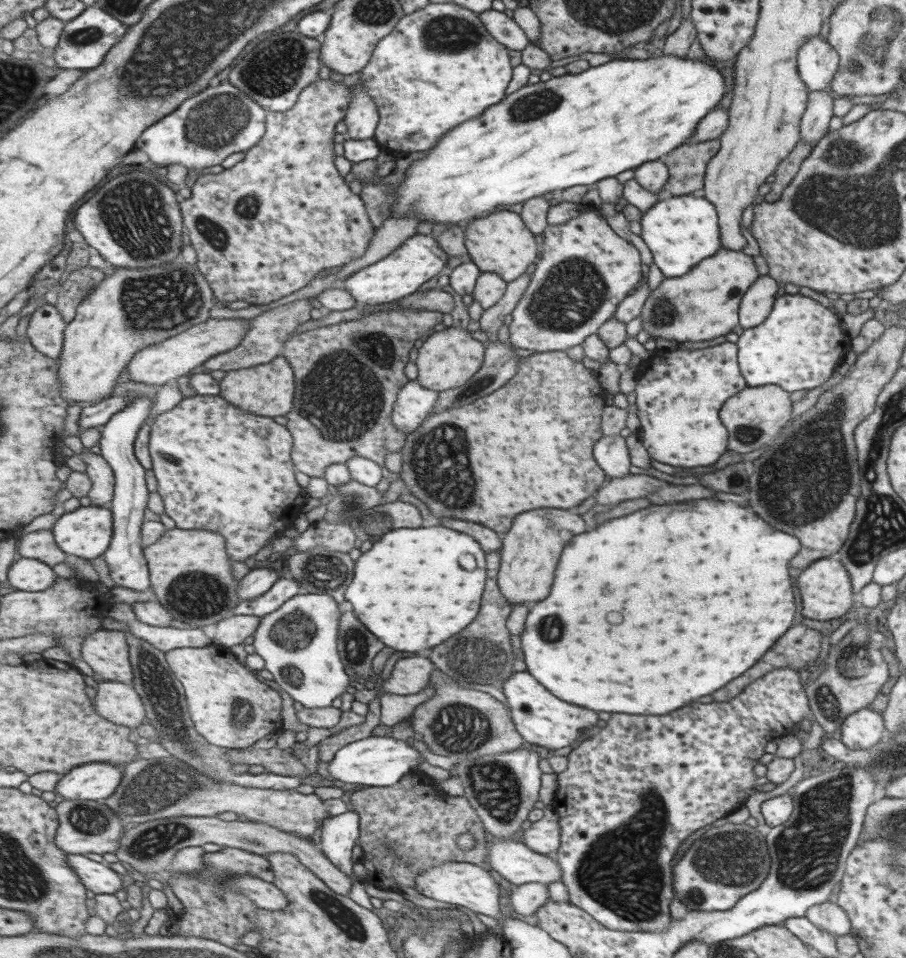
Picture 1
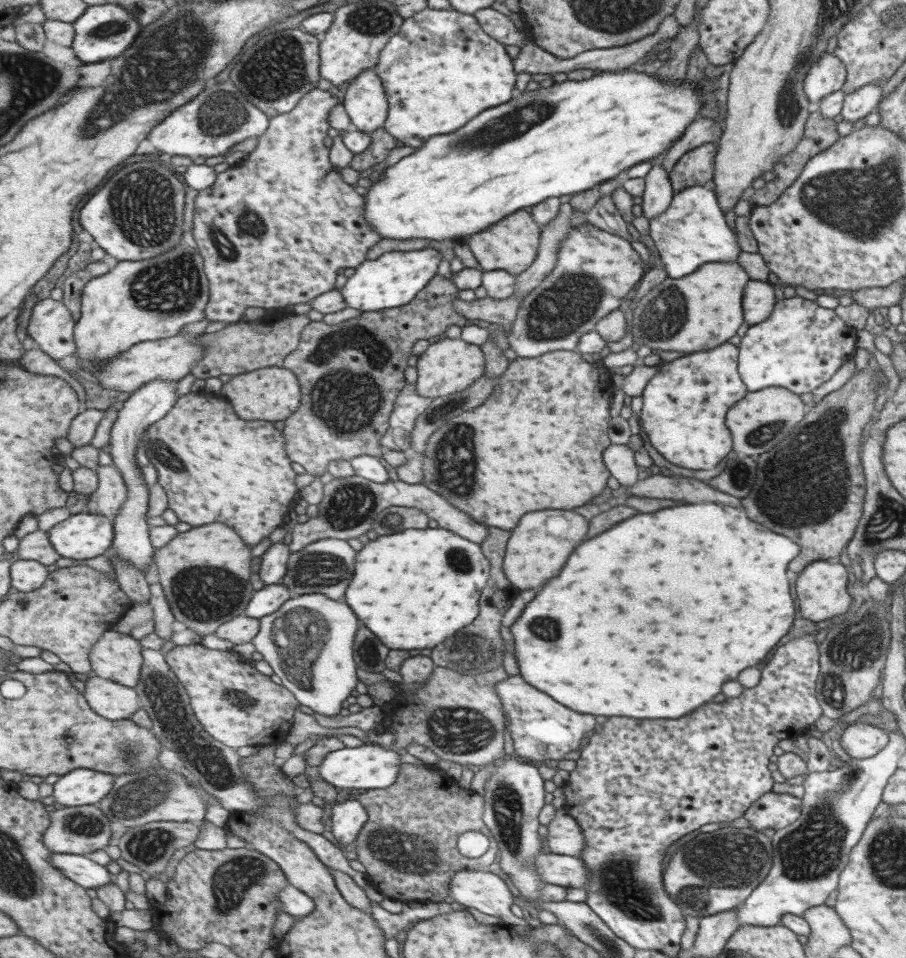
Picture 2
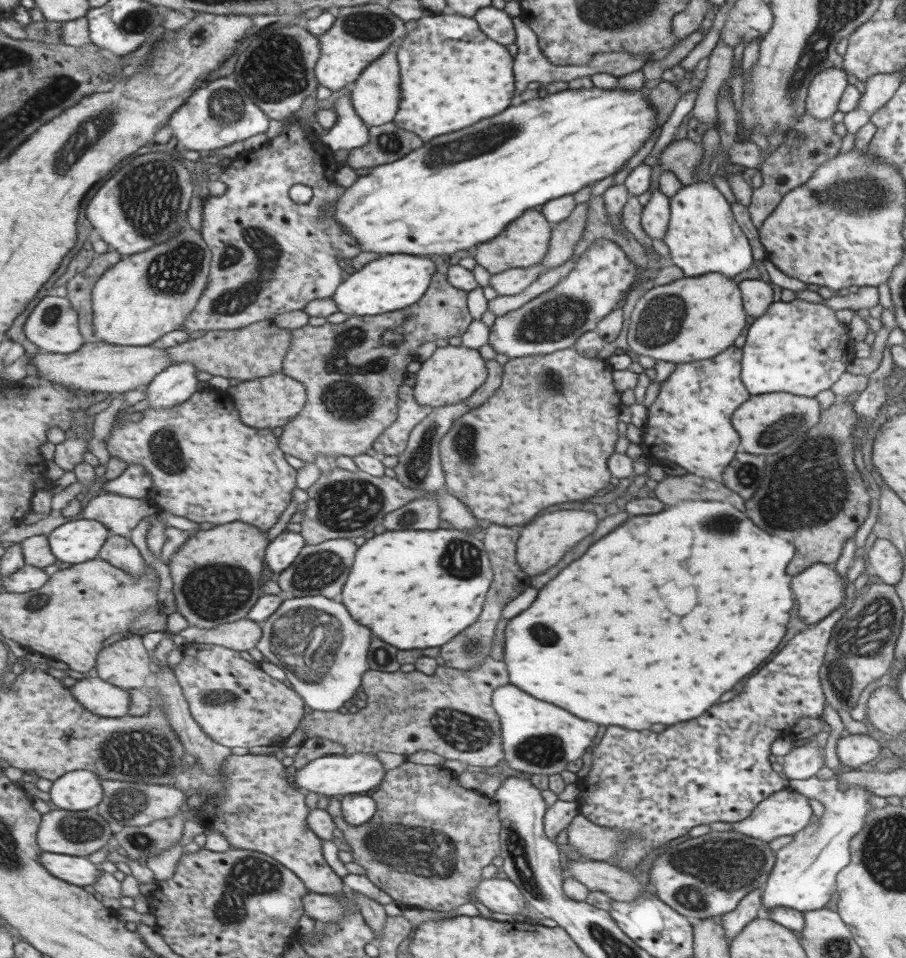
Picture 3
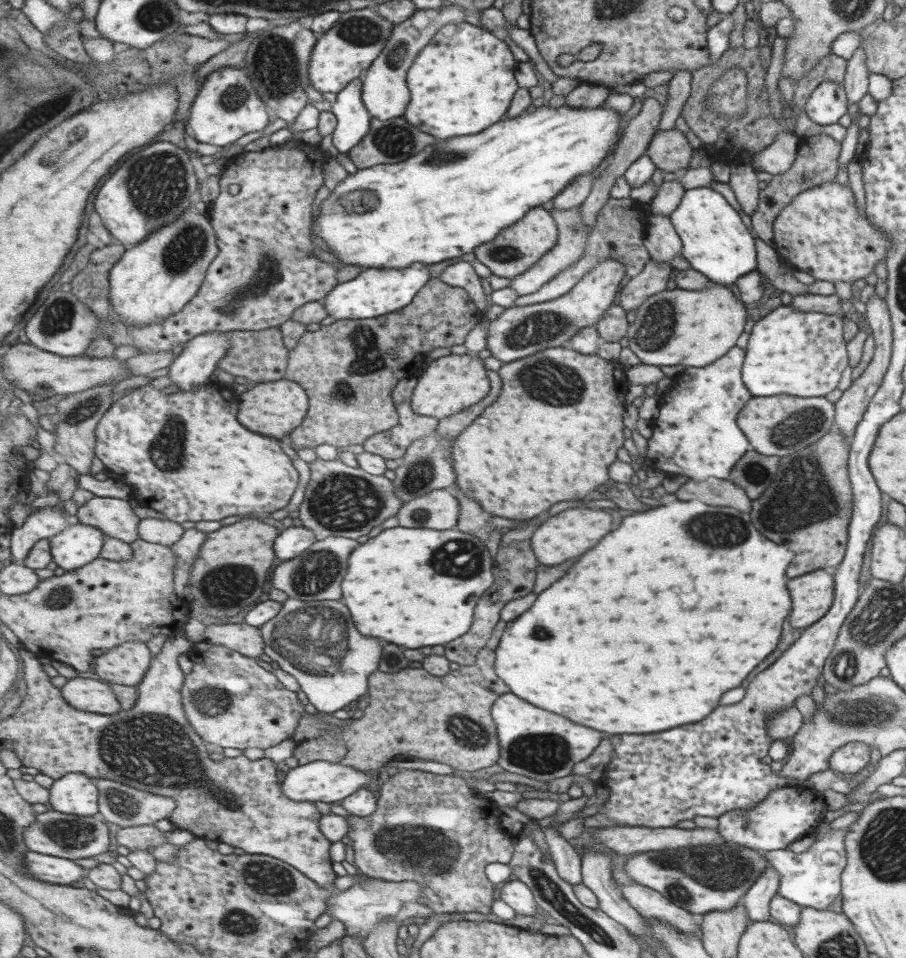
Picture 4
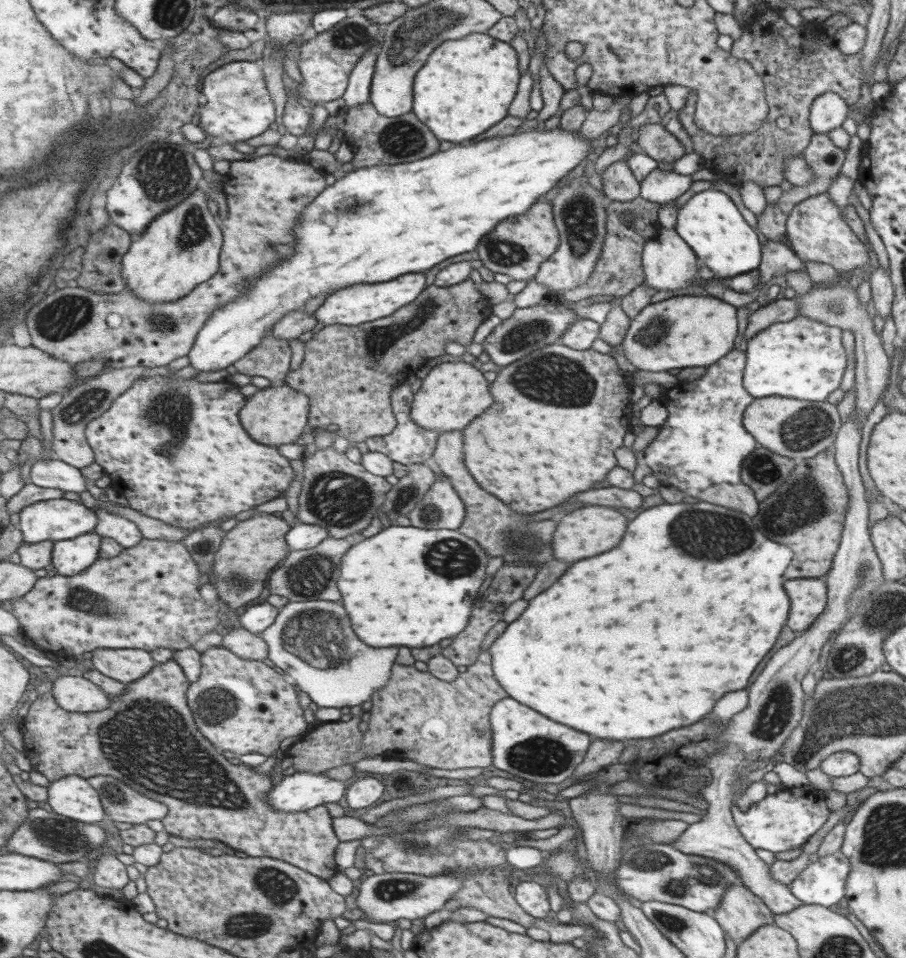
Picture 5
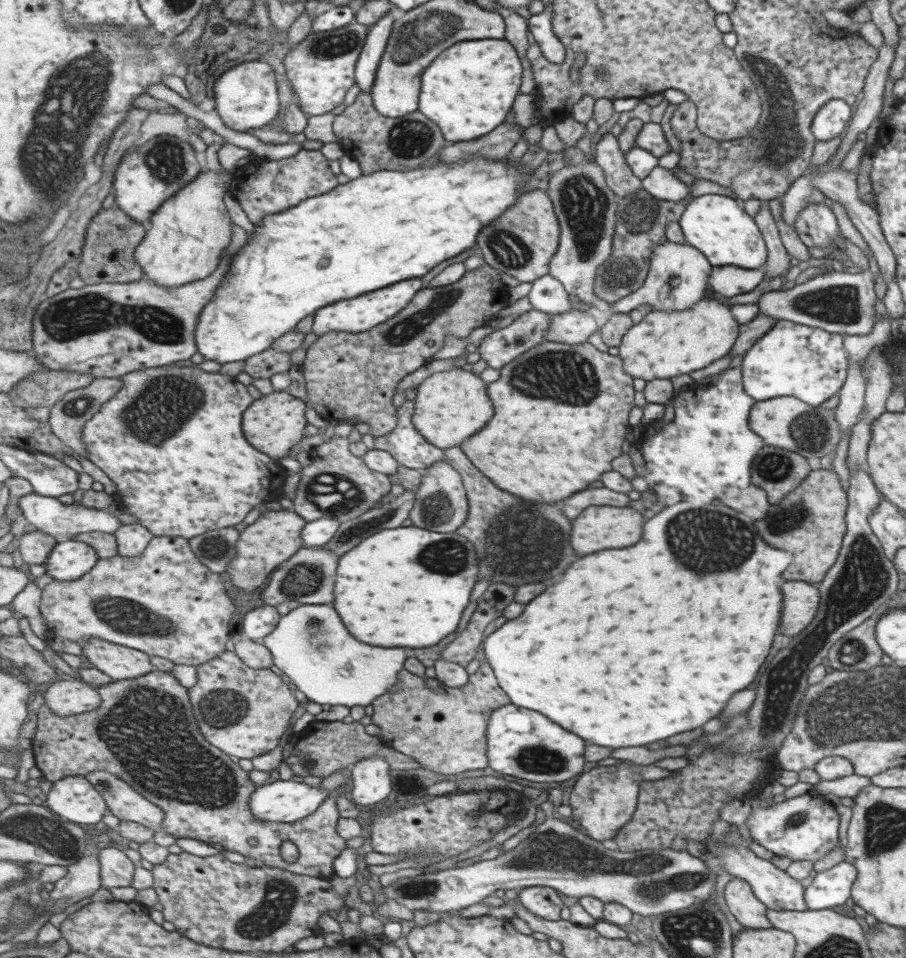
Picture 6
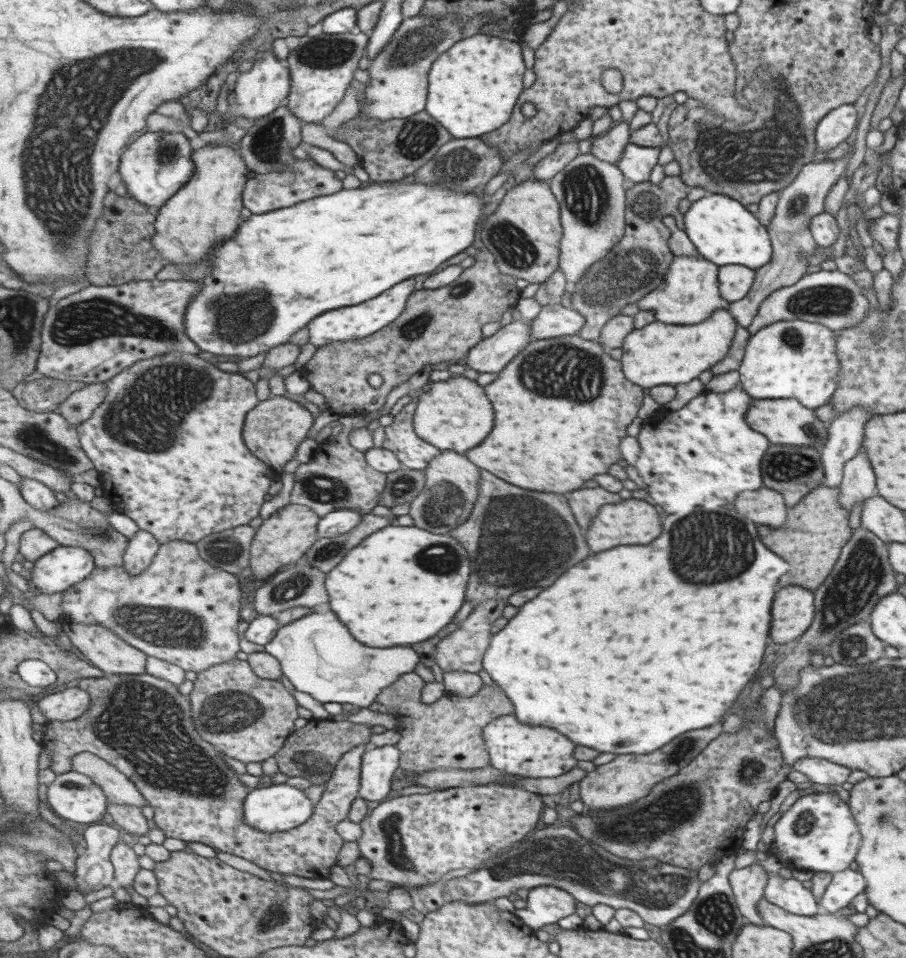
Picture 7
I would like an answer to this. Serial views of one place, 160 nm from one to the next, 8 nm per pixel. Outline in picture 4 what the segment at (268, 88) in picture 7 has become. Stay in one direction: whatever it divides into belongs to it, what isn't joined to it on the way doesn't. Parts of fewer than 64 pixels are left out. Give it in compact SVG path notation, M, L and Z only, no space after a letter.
M223 67L207 75L190 109L187 130L197 142L227 146L245 134L267 128L270 113L269 106L253 88L245 69Z

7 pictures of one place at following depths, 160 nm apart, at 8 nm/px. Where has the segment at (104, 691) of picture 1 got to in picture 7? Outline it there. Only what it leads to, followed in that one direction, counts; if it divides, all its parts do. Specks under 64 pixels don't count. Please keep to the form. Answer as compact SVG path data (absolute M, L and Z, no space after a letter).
M78 687L51 693L37 705L48 721L73 721L79 719L90 708L92 696Z

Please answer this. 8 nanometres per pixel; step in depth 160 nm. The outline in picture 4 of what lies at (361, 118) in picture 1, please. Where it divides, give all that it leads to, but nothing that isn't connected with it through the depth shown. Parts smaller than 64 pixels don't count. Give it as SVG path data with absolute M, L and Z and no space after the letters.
M448 4L439 10L417 9L410 19L393 26L383 50L377 55L372 66L368 68L362 78L364 103L372 117L377 118L377 120L401 119L401 114L403 114L407 100L409 100L409 92L405 86L405 72L411 66L411 62L415 60L417 52L431 40L441 27L445 27L447 24L457 25L457 23L464 21L463 10L459 6Z

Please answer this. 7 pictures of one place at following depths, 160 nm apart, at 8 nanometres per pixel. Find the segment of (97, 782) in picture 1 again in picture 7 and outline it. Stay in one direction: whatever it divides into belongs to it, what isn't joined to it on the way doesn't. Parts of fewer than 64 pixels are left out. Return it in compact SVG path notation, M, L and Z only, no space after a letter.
M73 770L57 775L48 785L48 805L59 817L81 824L94 824L108 812L110 801L96 780Z

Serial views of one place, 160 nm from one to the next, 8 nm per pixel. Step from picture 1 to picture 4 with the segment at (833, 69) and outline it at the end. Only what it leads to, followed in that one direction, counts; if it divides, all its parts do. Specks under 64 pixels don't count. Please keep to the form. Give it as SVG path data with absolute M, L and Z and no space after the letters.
M825 81L811 92L804 113L815 124L835 124L845 114L847 105L842 86Z

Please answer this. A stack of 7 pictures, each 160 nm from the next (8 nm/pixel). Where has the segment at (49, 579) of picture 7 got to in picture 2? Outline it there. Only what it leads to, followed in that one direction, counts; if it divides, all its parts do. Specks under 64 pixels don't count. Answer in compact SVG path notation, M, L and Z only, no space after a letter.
M77 513L54 526L50 541L62 557L75 560L97 558L114 544L114 520L97 513Z

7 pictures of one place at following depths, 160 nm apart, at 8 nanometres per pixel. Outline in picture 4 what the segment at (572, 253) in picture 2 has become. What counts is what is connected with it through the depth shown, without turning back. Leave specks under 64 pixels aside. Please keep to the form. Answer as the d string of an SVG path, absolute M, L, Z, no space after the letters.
M606 258L586 272L566 295L547 302L504 308L502 313L488 323L486 349L493 358L509 363L551 347L569 348L568 340L580 328L595 326L611 307L623 276L624 265L620 261Z

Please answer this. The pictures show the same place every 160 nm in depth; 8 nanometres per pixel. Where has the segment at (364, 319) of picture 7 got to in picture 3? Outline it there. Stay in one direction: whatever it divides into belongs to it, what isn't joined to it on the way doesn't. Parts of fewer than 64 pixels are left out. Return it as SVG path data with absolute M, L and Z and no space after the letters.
M412 254L383 255L347 277L333 297L339 310L349 316L375 316L399 311L420 299L433 272L435 266L430 259Z

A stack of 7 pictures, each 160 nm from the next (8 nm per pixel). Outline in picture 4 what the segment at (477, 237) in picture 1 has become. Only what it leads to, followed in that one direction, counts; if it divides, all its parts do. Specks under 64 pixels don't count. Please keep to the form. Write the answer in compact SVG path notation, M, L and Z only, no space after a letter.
M541 206L528 210L527 214L514 223L512 227L505 228L497 234L493 244L481 244L477 252L473 252L475 260L489 268L491 274L501 278L511 279L529 270L544 255L557 240L556 222L550 211Z

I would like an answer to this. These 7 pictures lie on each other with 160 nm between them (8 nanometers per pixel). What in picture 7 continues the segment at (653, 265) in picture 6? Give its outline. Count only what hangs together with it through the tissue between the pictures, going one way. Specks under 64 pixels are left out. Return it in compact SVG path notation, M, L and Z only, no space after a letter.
M673 256L668 270L664 273L663 282L637 300L638 310L649 310L654 320L665 324L699 324L711 312L725 308L727 301L721 298L718 289L718 266L703 260L701 256Z

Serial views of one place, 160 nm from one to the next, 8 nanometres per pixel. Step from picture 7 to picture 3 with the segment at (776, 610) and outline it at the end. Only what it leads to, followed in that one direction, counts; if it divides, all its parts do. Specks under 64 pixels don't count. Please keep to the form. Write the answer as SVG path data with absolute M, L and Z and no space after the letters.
M814 563L801 572L801 576L793 576L791 592L797 592L797 618L810 625L819 623L824 616L831 614L843 602L843 582L840 572L829 568L827 564Z

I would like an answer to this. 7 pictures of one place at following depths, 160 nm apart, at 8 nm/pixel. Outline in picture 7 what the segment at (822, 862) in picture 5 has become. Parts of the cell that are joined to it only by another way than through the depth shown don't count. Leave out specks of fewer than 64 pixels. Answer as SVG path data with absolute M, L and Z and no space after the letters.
M849 868L834 872L829 885L825 887L821 899L816 904L824 913L839 914L843 912L843 906L851 902L851 898L863 892L863 888L865 882L860 872Z

